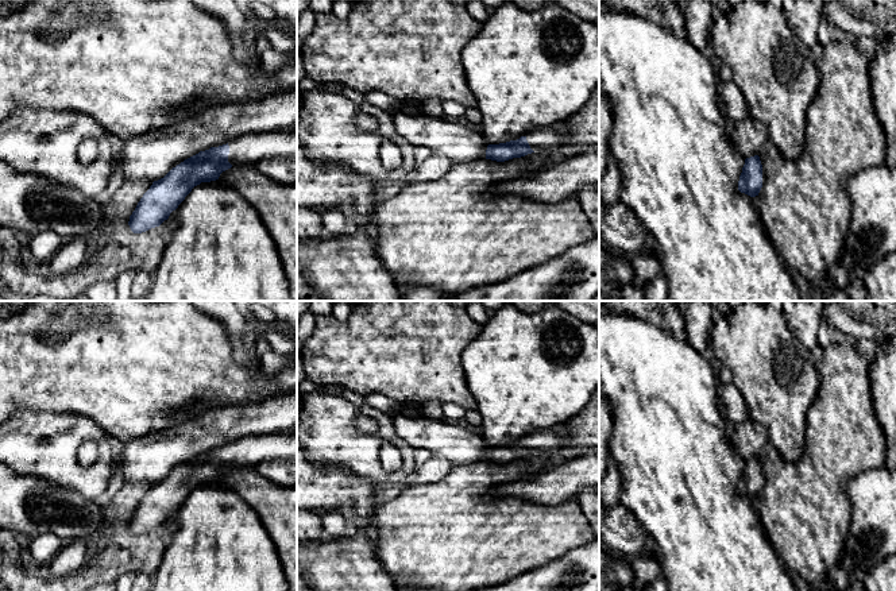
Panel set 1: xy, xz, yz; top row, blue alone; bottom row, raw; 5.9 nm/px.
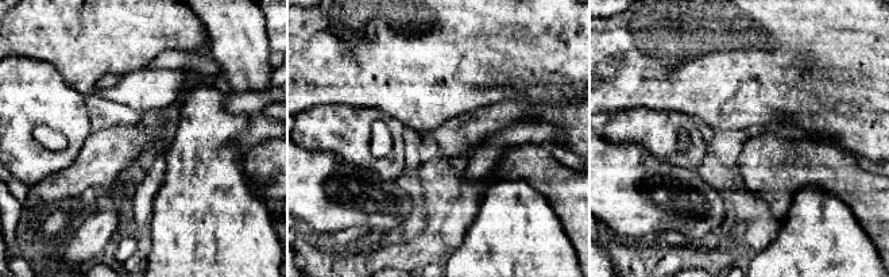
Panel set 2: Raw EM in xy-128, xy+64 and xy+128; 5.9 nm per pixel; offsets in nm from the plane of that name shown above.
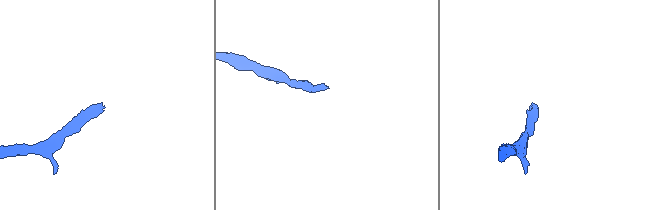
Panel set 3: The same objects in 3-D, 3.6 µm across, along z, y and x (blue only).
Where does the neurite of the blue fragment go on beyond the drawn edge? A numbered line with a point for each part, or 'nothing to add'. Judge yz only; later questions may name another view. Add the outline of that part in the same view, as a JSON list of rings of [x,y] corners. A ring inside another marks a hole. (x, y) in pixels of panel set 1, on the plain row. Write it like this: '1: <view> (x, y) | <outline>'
nothing to add

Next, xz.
1: xz (548, 441) | [[[564,425],[542,429],[525,439],[533,453],[540,452],[553,461],[560,460],[559,452],[565,448],[564,443],[569,440],[569,437],[564,433]]]

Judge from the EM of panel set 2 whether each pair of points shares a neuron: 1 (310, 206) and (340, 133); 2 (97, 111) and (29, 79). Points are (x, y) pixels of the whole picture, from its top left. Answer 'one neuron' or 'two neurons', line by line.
1: two neurons
2: two neurons

